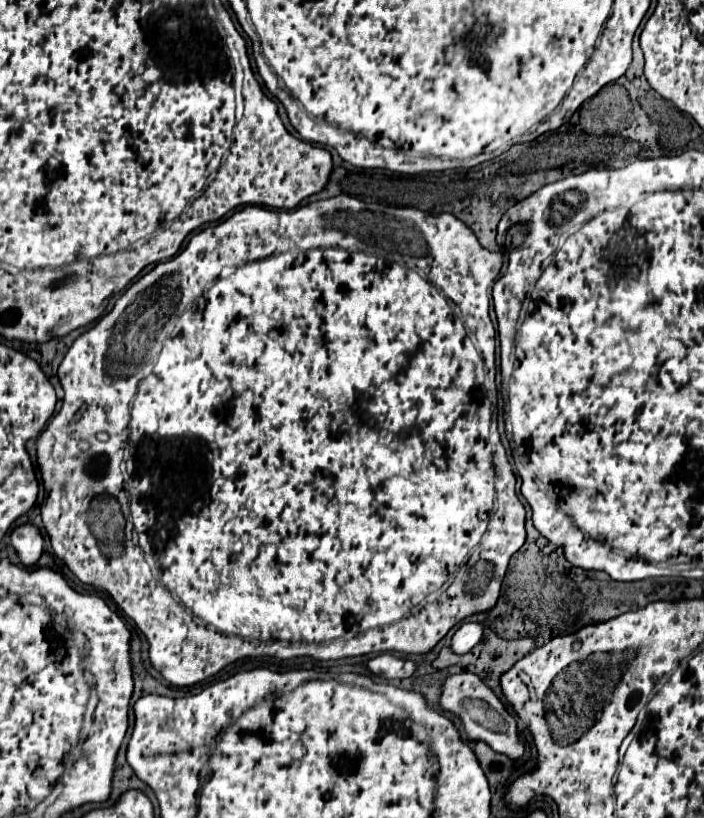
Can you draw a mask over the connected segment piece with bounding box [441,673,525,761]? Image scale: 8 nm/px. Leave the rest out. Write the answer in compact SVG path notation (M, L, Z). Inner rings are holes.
M473 673L451 675L443 685L441 707L445 711L451 711L451 713L461 717L463 727L465 727L465 731L471 739L485 741L493 751L507 755L511 761L517 761L517 759L523 757L525 745L519 739L515 719L509 715L509 711L505 709L501 699L477 675L473 675Z

